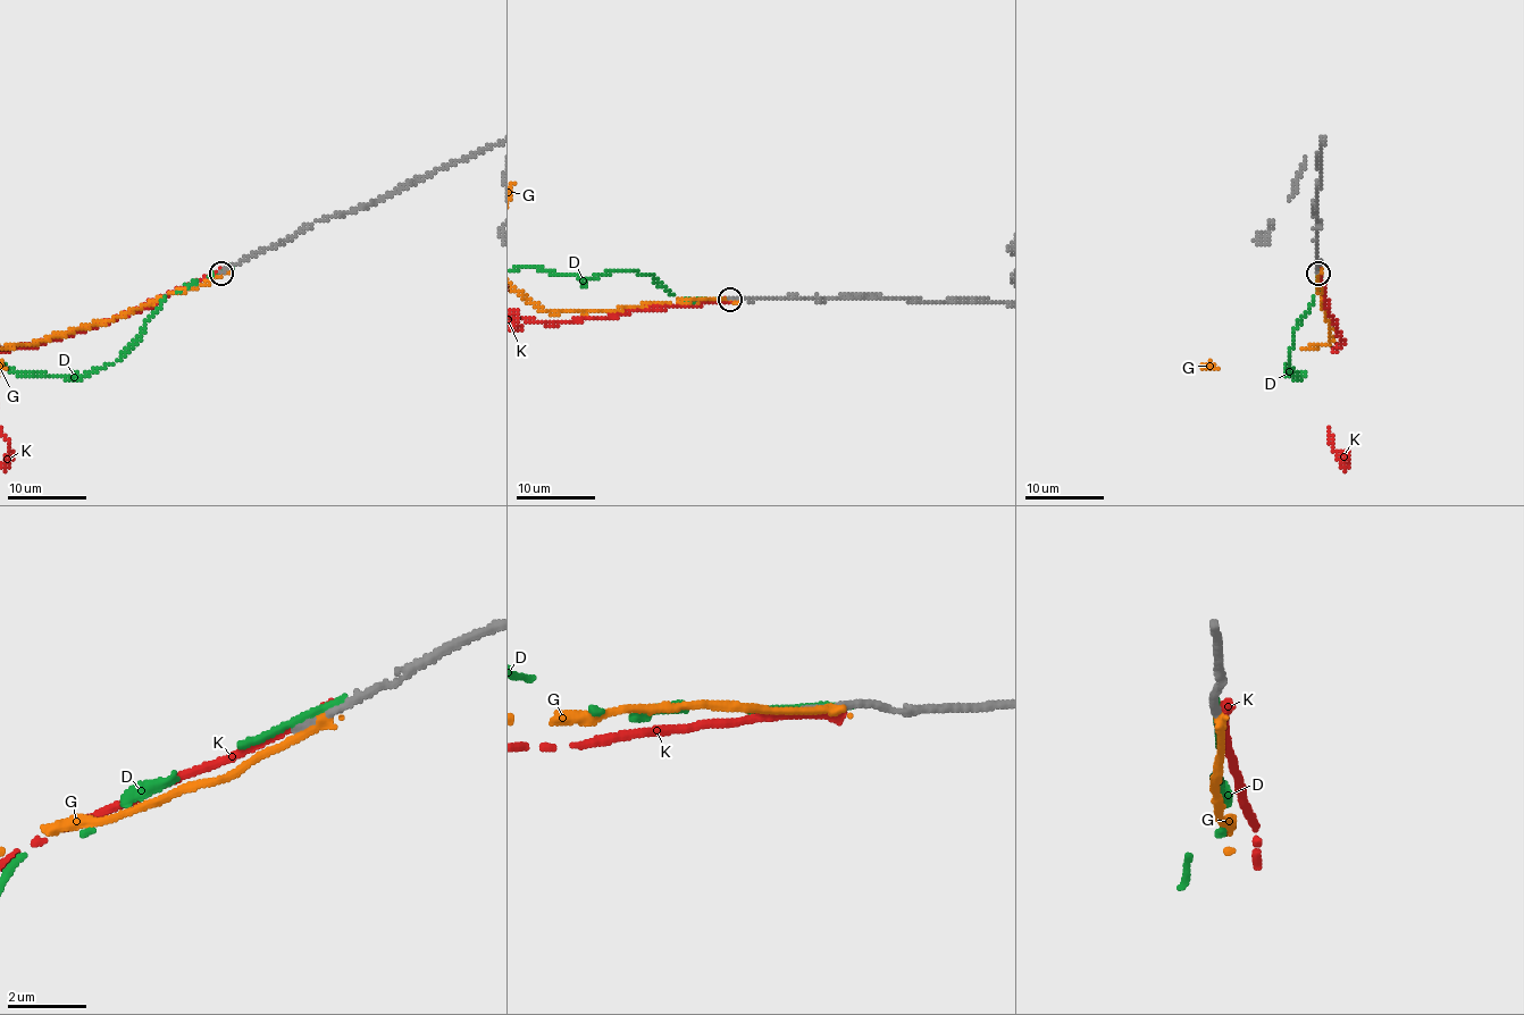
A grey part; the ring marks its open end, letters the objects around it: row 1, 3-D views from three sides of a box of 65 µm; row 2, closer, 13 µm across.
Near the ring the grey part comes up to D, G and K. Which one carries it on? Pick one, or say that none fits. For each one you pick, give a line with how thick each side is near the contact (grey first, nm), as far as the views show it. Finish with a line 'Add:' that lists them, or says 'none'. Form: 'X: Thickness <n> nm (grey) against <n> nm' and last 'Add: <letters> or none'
Add: none

